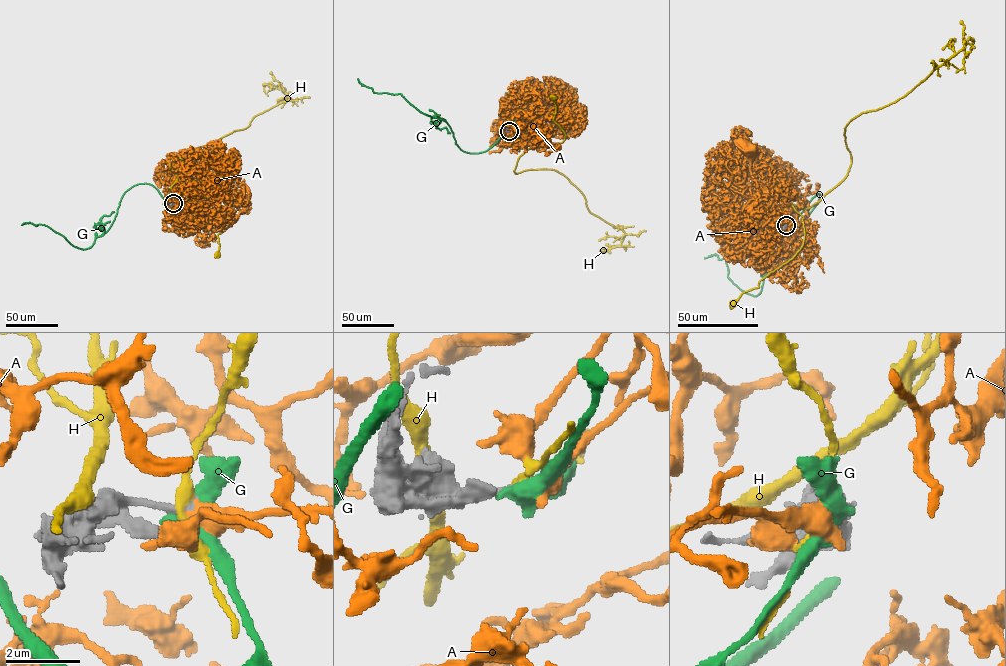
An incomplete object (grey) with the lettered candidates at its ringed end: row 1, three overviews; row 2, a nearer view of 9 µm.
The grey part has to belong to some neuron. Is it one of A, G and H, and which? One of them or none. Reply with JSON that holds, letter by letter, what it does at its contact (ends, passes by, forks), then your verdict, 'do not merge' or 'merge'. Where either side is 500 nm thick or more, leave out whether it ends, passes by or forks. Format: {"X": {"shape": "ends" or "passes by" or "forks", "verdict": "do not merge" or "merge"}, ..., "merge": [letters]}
{"A": {"shape": "forks", "verdict": "merge"}, "G": {"verdict": "do not merge"}, "H": {"shape": "passes by", "verdict": "do not merge"}, "merge": ["A"]}

